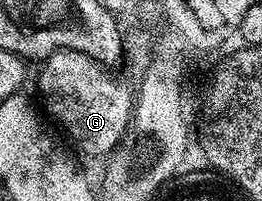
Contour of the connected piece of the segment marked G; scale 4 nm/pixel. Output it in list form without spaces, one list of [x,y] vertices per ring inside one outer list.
[[[58,50],[41,63],[42,75],[38,78],[38,86],[46,97],[46,106],[50,114],[66,129],[66,134],[86,154],[109,155],[122,141],[132,117],[135,95],[130,94],[126,86],[121,86],[103,63],[95,62],[87,54],[81,54],[75,50]]]

